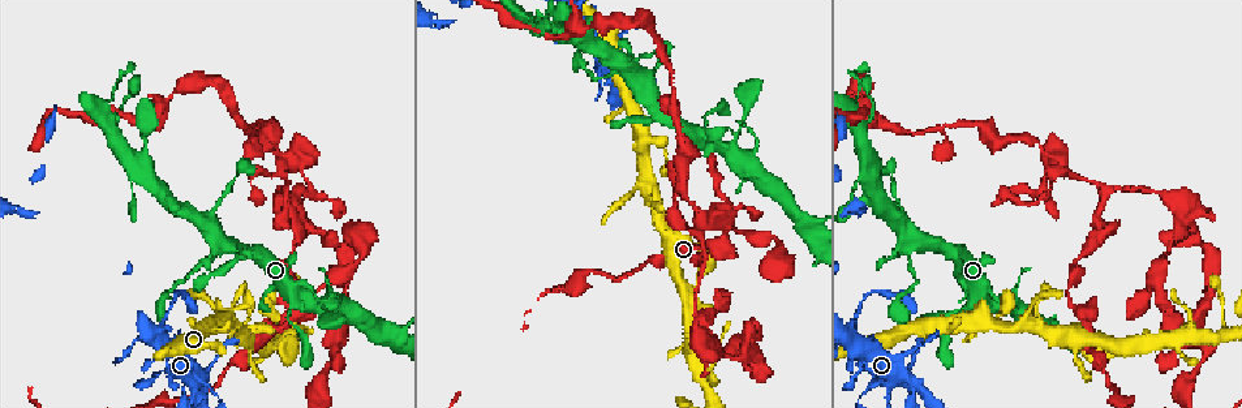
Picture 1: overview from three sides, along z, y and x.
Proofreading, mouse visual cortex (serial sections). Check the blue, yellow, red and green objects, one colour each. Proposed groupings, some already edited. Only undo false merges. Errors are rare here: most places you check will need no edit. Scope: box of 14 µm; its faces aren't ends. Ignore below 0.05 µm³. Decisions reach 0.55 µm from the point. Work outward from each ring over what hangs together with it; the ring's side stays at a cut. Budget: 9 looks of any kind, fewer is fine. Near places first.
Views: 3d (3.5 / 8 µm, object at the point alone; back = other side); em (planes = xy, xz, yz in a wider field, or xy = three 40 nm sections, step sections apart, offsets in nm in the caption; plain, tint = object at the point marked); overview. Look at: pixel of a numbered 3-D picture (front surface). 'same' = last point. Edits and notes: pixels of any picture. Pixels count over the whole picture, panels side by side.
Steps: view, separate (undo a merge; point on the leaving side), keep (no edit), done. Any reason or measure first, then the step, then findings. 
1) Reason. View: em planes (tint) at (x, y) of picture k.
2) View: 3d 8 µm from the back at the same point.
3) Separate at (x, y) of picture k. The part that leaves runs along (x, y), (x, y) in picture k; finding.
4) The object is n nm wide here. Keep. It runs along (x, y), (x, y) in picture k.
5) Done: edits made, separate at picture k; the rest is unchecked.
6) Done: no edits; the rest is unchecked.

Thin arm on a thick one. View: 3d 8 µm at (160, 336) of picture 1.

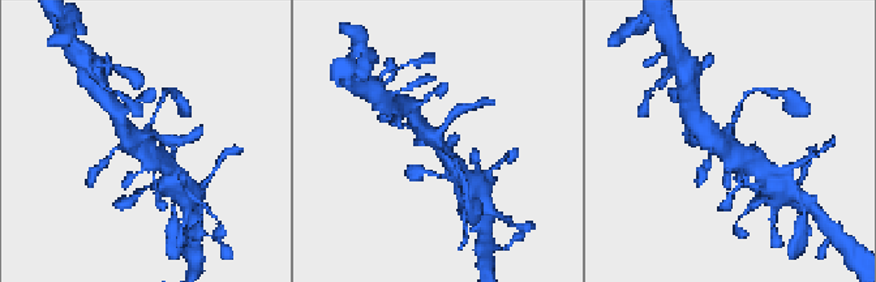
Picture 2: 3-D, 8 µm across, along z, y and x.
Closer look. View: 3d 3.5 µm at (730, 144) of picture 2.

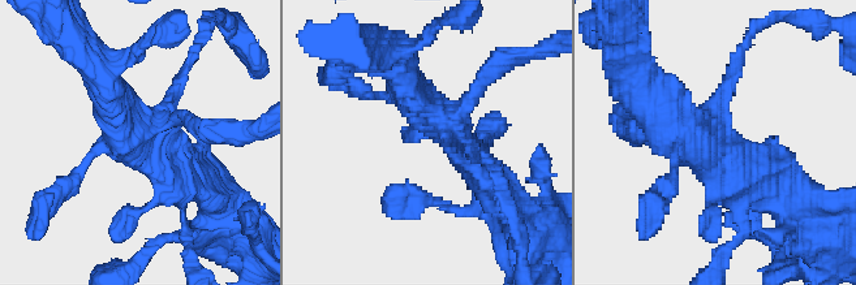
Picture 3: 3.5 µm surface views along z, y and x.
4 arms meet here; the arms are 150, 150, 400, 450 nm wide; need the tissue. View: em xy step 5 (tint) at (450, 133) of picture 3.

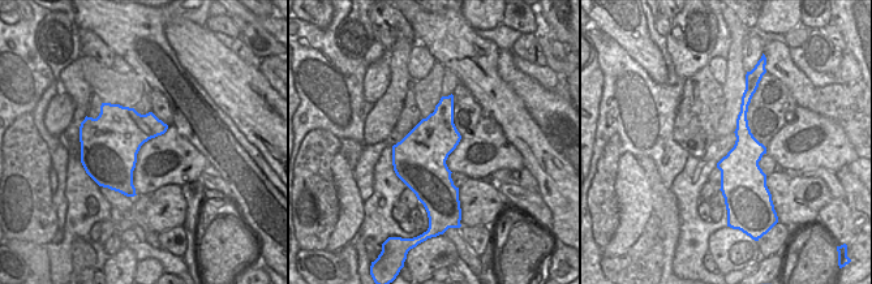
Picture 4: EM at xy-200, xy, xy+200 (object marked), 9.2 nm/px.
Keep. It runs along (768, 194), (706, 134), (730, 74) in picture 3; continuous, no second cell.

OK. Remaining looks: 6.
View: 3d 3.5 µm from the back at (906, 381) of picture 1.

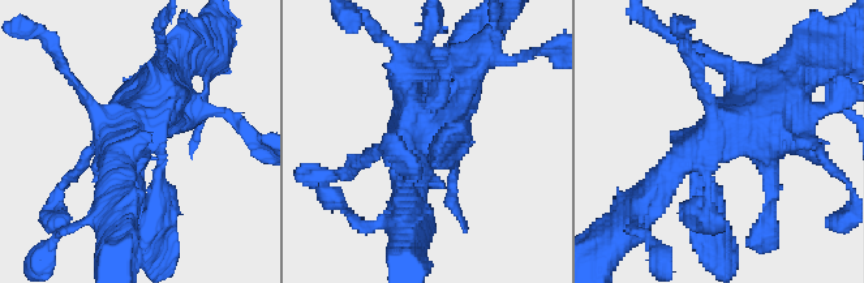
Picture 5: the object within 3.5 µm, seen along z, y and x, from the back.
Shape alone is not enough. View: em xy step 5 (tint) at (118, 133) of picture 5.

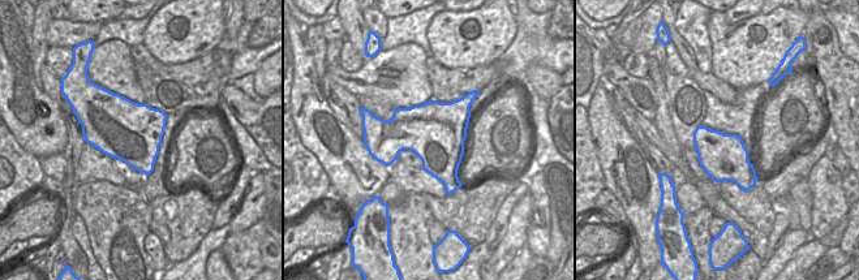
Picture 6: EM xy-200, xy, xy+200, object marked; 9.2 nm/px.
Cut it another way. View: em planes (tint) at the same point.

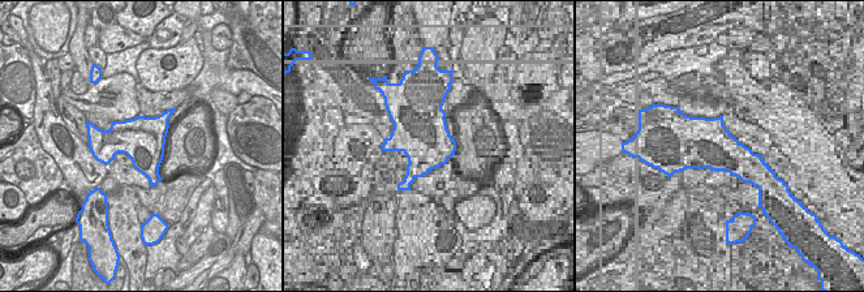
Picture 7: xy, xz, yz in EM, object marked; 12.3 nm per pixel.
Keep. It runs along (786, 95), (693, 148), (657, 188) in picture 5; all the same cell.

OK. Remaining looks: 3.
Thick turns thin. View: em xy step 1 (tint) at (217, 246) of picture 1.

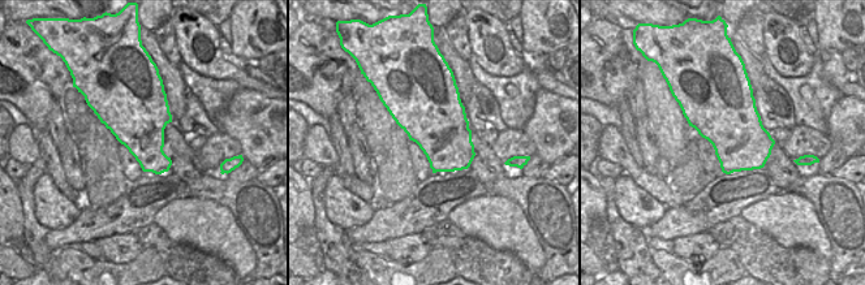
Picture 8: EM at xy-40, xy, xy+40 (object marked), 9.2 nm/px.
View: 3d 3.5 µm at the same point.

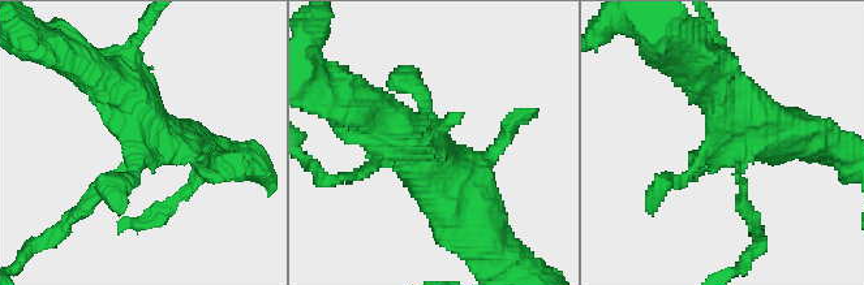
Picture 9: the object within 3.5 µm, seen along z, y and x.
Keep. It runs along (485, 242), (481, 210), (388, 126) in picture 9; continuous, no second cell.

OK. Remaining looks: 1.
Done: no edits; the rest is unchecked.

